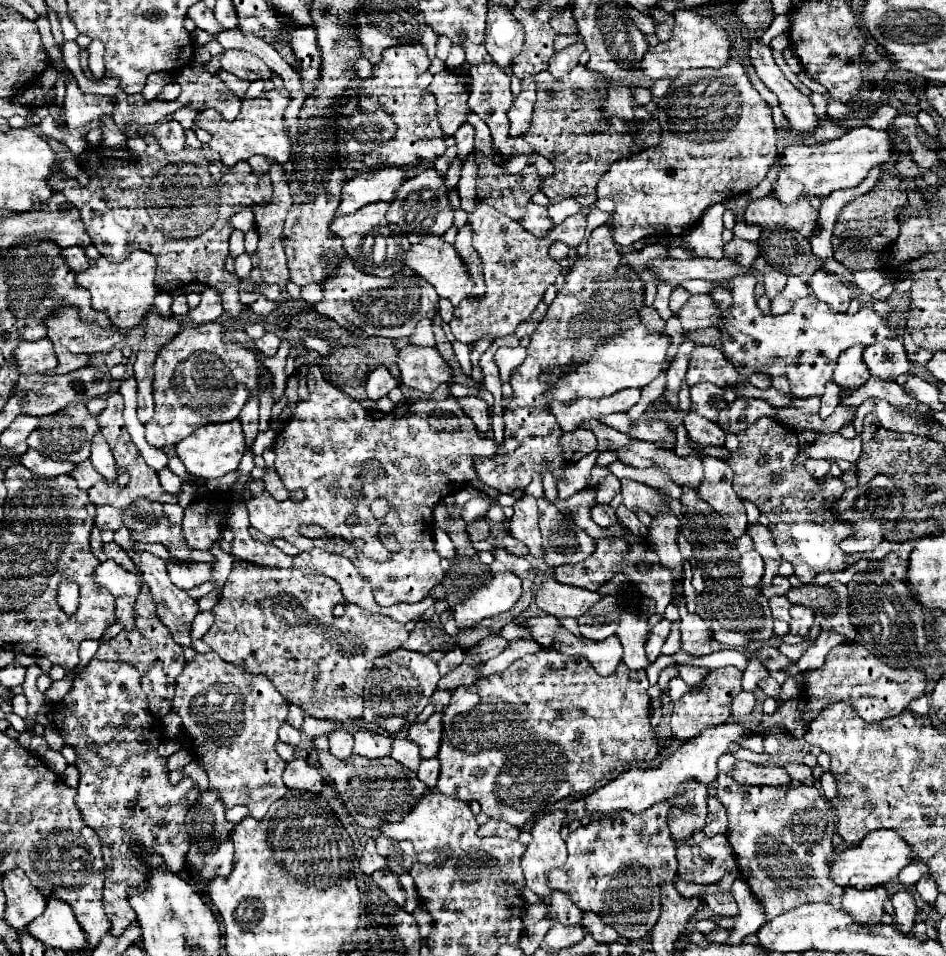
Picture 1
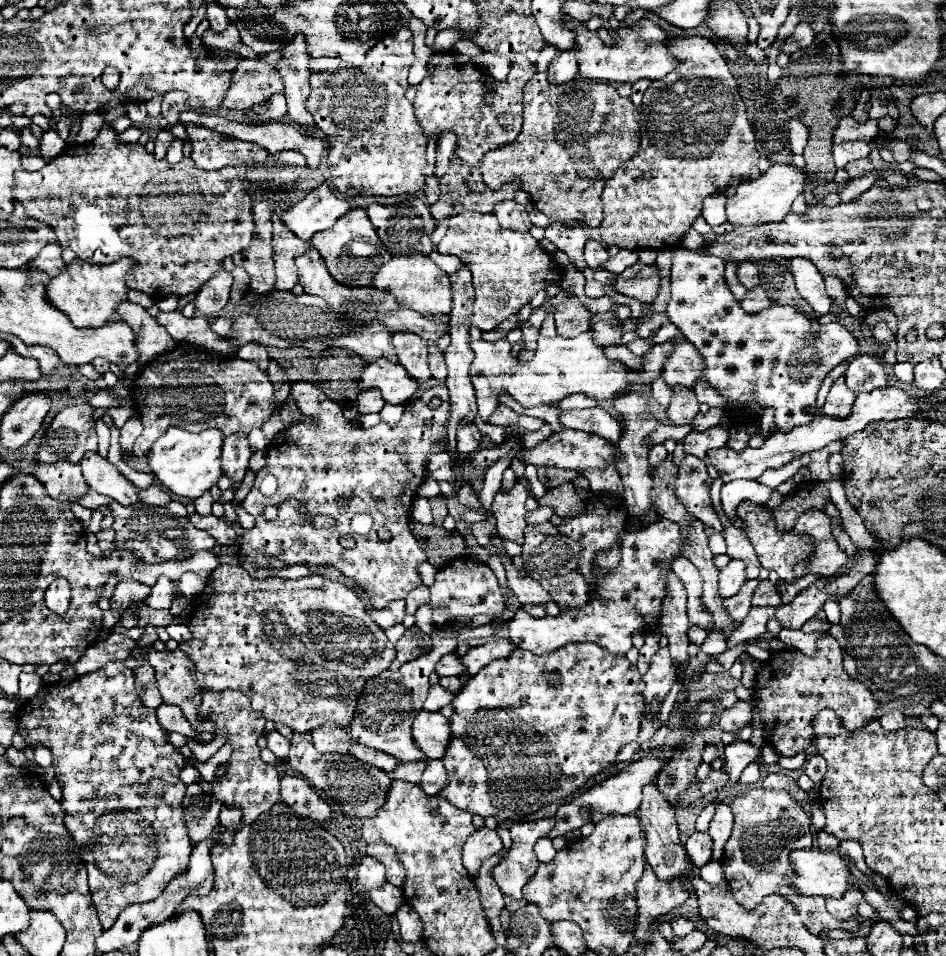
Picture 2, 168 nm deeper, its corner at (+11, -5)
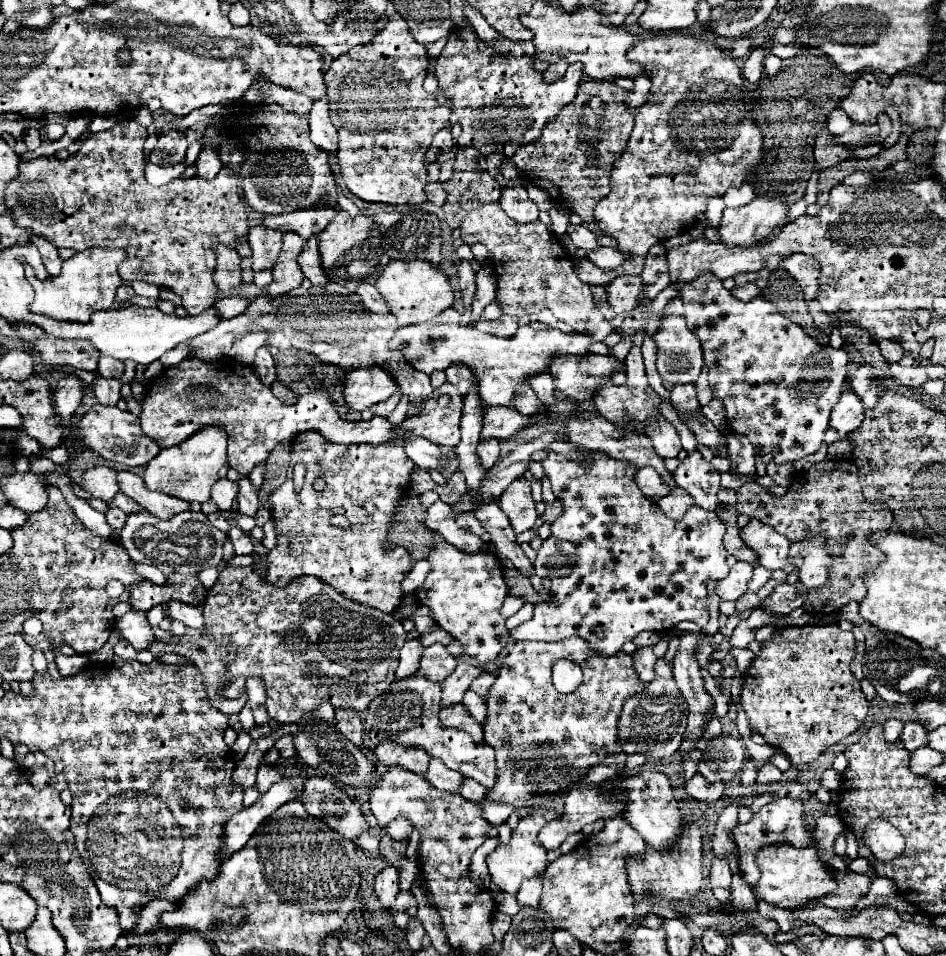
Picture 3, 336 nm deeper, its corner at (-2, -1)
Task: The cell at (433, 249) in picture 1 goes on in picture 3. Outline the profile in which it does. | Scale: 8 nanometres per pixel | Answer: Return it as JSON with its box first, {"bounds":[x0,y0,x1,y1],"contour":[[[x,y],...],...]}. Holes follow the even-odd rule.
{"bounds":[376,260,456,326],"contour":[[[392,260],[380,274],[376,288],[398,318],[398,326],[428,322],[456,302],[450,276],[426,260]]]}

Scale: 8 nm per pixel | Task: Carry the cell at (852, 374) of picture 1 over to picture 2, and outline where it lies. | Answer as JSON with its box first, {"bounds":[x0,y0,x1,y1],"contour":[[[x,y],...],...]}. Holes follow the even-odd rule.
{"bounds":[821,376,855,418],"contour":[[[843,376],[839,380],[835,380],[835,384],[831,386],[831,392],[821,408],[821,412],[825,416],[833,416],[833,418],[847,418],[851,414],[851,406],[855,402],[855,392],[851,392],[847,388],[847,384],[843,384]]]}

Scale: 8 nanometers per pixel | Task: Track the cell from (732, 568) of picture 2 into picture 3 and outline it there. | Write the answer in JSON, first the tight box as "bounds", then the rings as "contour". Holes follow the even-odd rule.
{"bounds":[716,562,754,600],"contour":[[[736,562],[730,568],[728,576],[718,582],[718,588],[716,588],[718,596],[722,600],[738,600],[746,592],[746,586],[748,586],[748,582],[752,578],[752,572],[754,572],[754,568],[750,564]]]}

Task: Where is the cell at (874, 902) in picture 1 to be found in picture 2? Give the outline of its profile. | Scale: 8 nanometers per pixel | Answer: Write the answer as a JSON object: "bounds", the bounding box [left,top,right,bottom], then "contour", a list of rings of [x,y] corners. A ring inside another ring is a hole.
{"bounds":[827,886,863,920],"contour":[[[851,886],[843,898],[827,900],[827,912],[837,920],[849,920],[851,916],[857,916],[857,906],[861,900],[863,900],[863,892]]]}

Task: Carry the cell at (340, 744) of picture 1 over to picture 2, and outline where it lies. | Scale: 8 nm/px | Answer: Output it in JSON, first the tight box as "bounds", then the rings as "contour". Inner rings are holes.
{"bounds":[313,724,351,754],"contour":[[[323,724],[313,730],[313,742],[319,752],[339,752],[347,754],[351,746],[351,736],[345,728],[337,724]]]}

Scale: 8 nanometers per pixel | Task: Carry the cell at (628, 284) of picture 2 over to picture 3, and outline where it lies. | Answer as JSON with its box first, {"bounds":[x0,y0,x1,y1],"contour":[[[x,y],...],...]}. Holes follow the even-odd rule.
{"bounds":[606,274,642,314],"contour":[[[624,274],[612,280],[606,292],[608,292],[608,302],[614,308],[614,312],[624,314],[624,312],[630,312],[638,304],[638,296],[642,292],[642,280],[640,276]]]}

